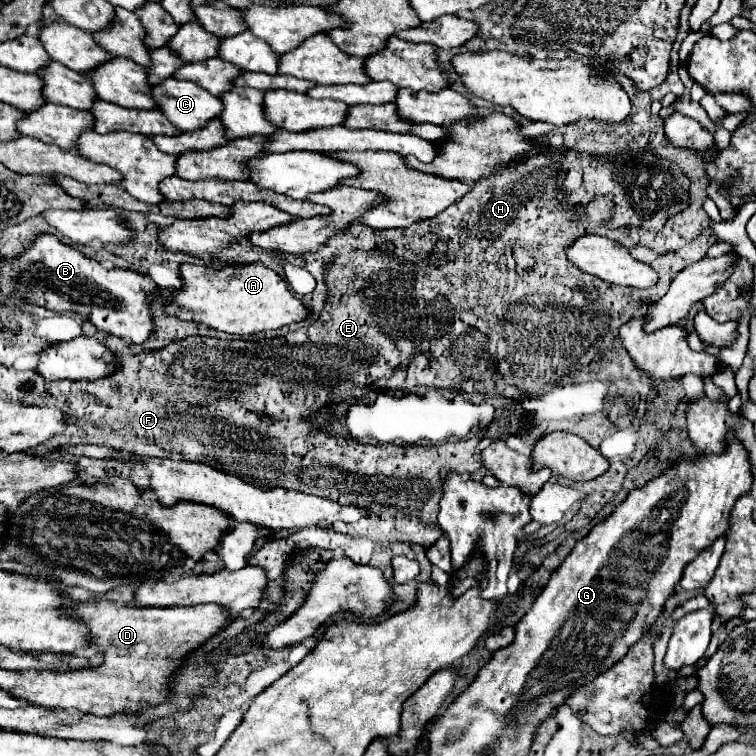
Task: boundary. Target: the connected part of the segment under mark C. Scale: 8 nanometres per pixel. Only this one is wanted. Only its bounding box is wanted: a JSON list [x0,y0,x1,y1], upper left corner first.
[152,79,220,131]

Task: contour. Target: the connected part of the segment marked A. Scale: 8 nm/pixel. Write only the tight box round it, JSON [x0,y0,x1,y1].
[162,263,308,335]

